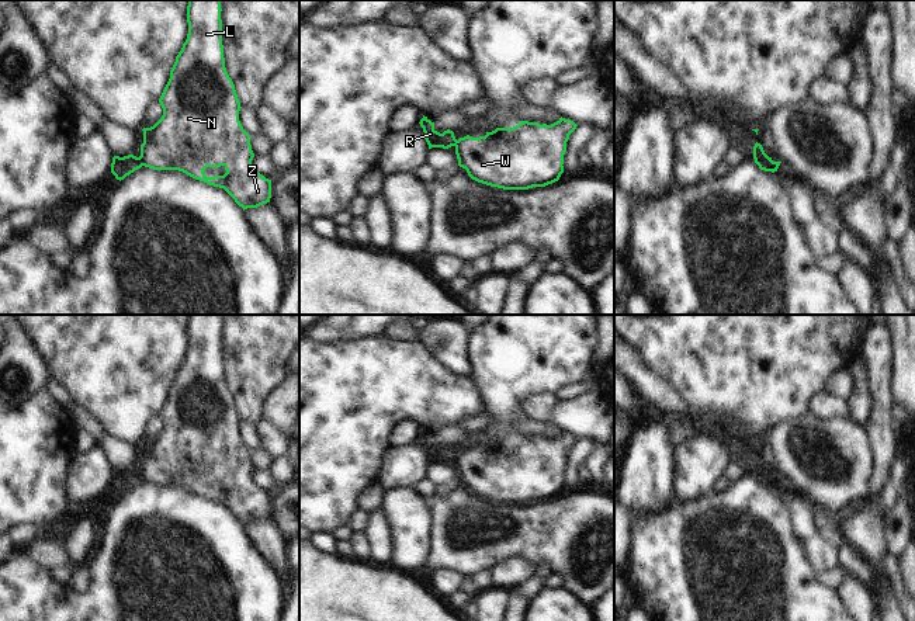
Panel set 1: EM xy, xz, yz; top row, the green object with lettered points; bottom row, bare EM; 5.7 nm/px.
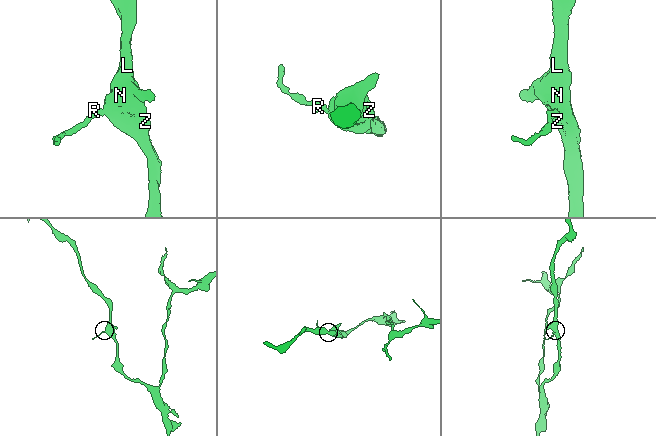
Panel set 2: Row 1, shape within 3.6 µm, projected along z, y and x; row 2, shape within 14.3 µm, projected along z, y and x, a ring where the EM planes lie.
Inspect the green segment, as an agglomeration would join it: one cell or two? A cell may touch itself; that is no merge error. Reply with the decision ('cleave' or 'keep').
cleave

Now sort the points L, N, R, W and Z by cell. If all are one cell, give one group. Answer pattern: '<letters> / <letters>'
L N W Z / R

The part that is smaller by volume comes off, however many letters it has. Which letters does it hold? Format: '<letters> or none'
R

